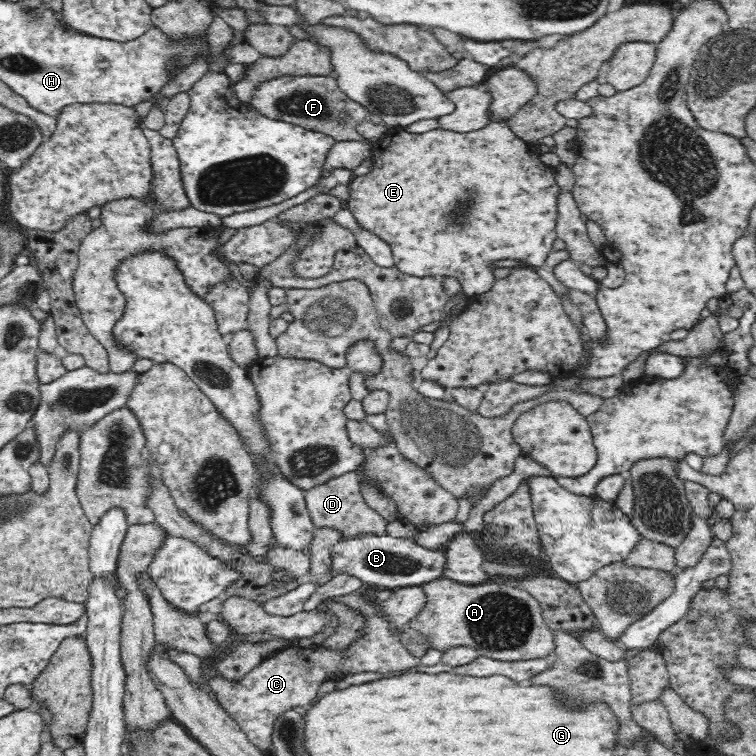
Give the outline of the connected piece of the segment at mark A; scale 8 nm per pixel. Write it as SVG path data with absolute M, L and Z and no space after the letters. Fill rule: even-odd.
M448 578L432 580L421 585L428 595L424 610L407 626L412 626L426 635L429 644L443 653L450 648L475 648L480 656L504 662L520 662L520 660L536 660L553 655L555 649L551 629L544 622L538 601L519 588L512 588L498 582L484 582L480 585L465 585Z

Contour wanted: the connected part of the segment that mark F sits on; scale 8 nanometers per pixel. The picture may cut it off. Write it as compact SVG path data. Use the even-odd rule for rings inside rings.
M276 75L269 79L261 80L255 84L249 106L258 111L262 116L270 120L280 120L282 122L295 124L302 128L314 132L321 132L331 136L336 141L355 140L367 142L356 132L356 123L368 118L370 112L362 104L348 98L344 91L340 90L340 85L336 81L336 76L306 76L306 75Z

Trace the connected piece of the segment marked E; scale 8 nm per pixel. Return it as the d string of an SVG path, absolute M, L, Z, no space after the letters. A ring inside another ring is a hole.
M438 119L419 120L405 128L390 130L389 133L373 148L373 169L364 175L353 175L349 183L349 197L345 206L361 230L375 234L391 248L395 268L410 276L428 276L442 278L452 276L469 296L484 294L492 288L495 282L494 274L488 262L494 260L525 261L534 267L543 267L548 255L554 250L554 240L558 238L555 226L557 221L557 192L558 185L554 181L555 167L540 161L540 153L536 144L520 140L508 126L506 120L488 124L476 132L459 133L441 128Z

